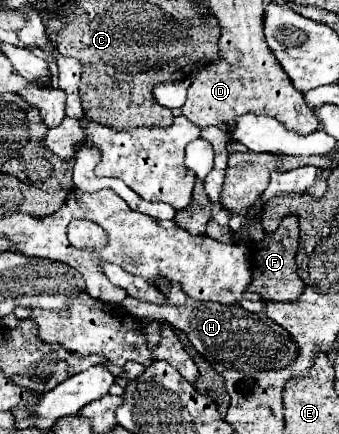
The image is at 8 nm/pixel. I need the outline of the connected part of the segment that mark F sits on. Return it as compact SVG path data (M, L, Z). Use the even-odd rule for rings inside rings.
M297 216L283 218L275 232L265 232L263 240L252 242L253 284L251 284L249 292L257 292L263 300L273 300L273 302L299 300L299 294L305 290L305 284L297 276L297 266L295 266L297 248L299 248Z

